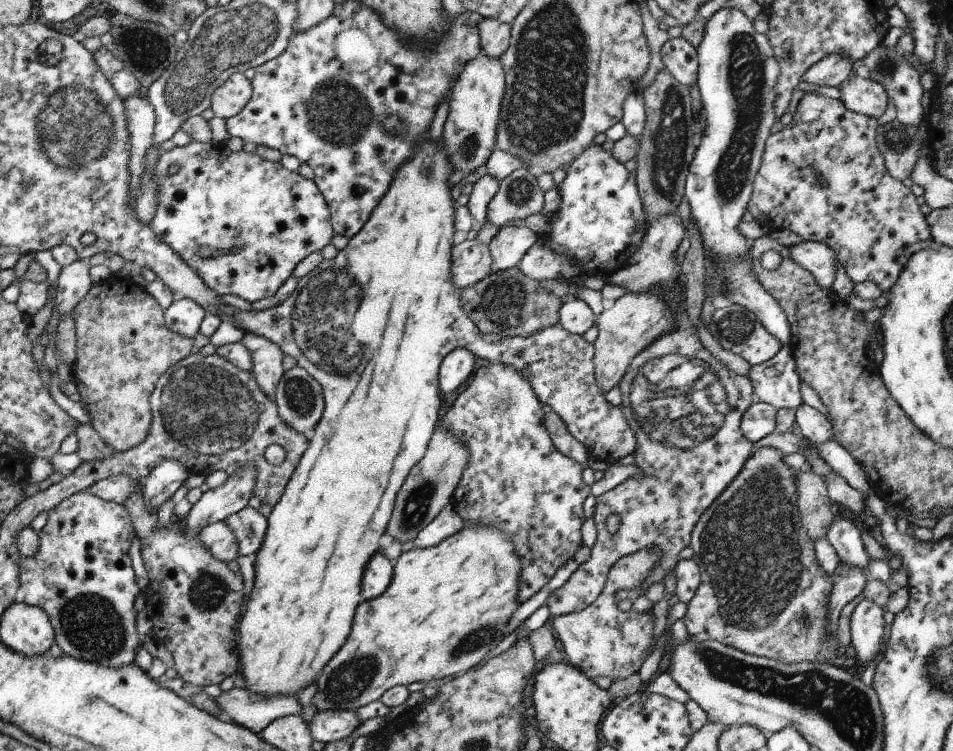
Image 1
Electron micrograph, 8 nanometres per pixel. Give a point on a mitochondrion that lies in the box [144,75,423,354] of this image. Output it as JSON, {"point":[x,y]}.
{"point":[337,114]}

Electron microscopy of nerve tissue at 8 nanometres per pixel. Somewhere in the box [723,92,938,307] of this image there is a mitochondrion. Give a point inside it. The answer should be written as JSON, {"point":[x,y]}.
{"point":[896,140]}

